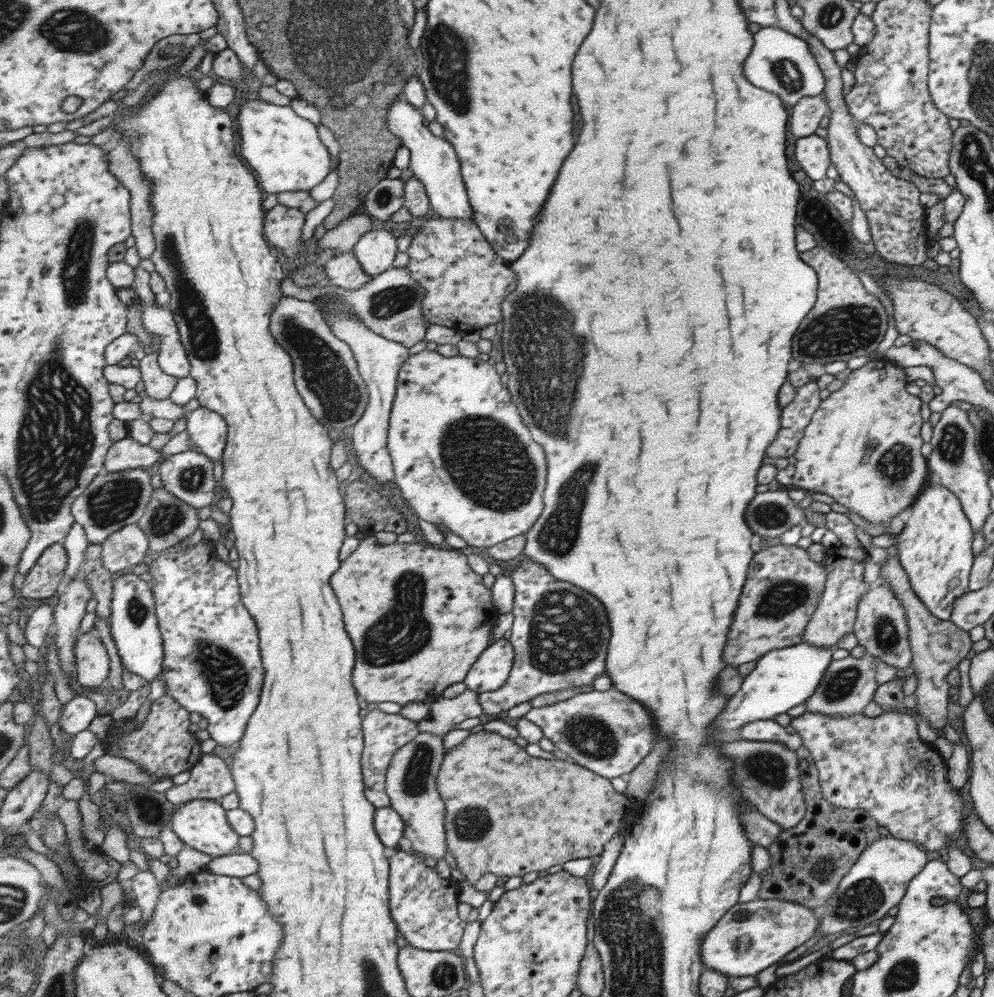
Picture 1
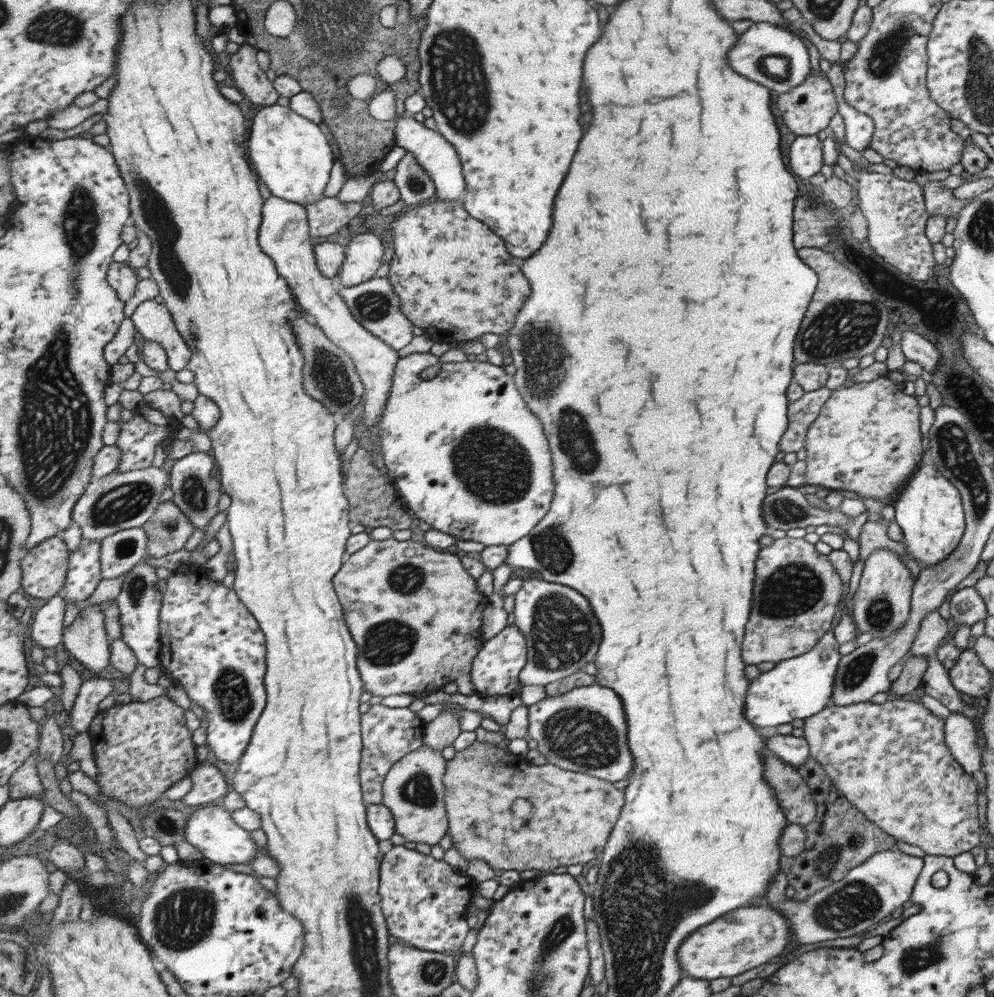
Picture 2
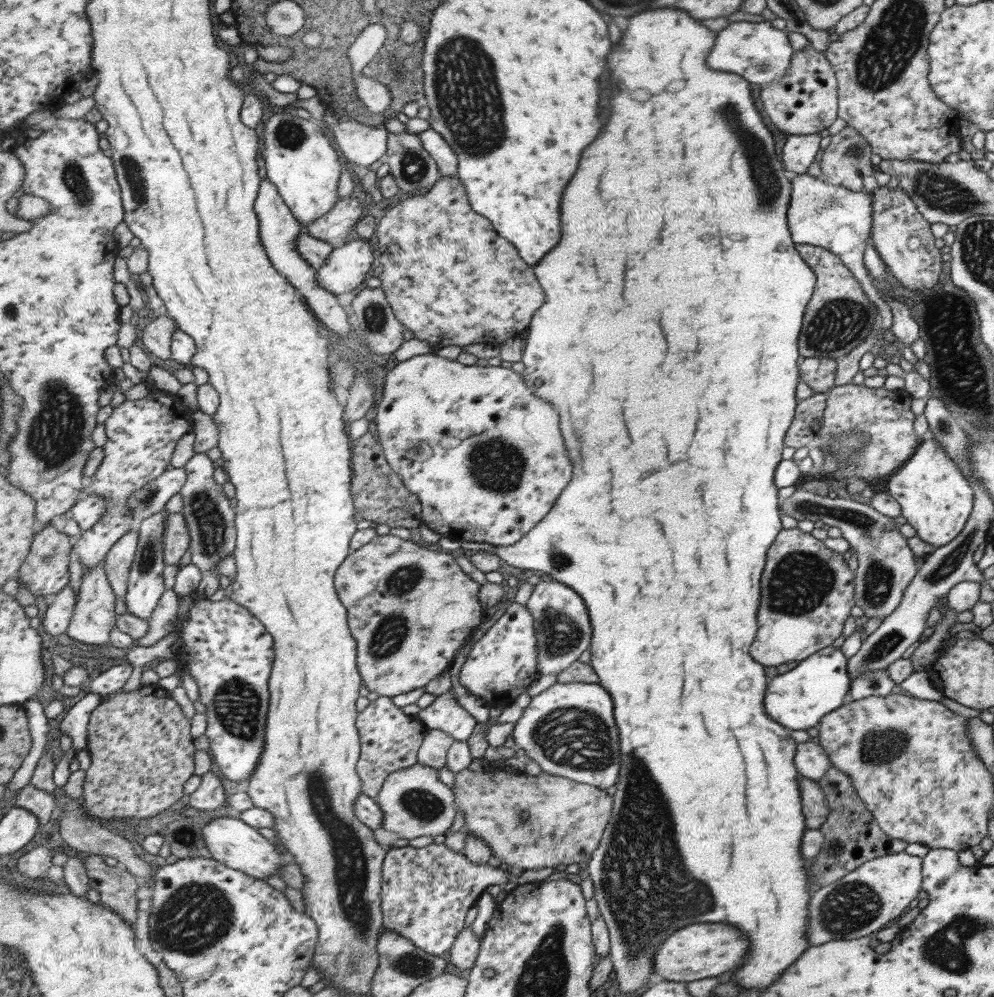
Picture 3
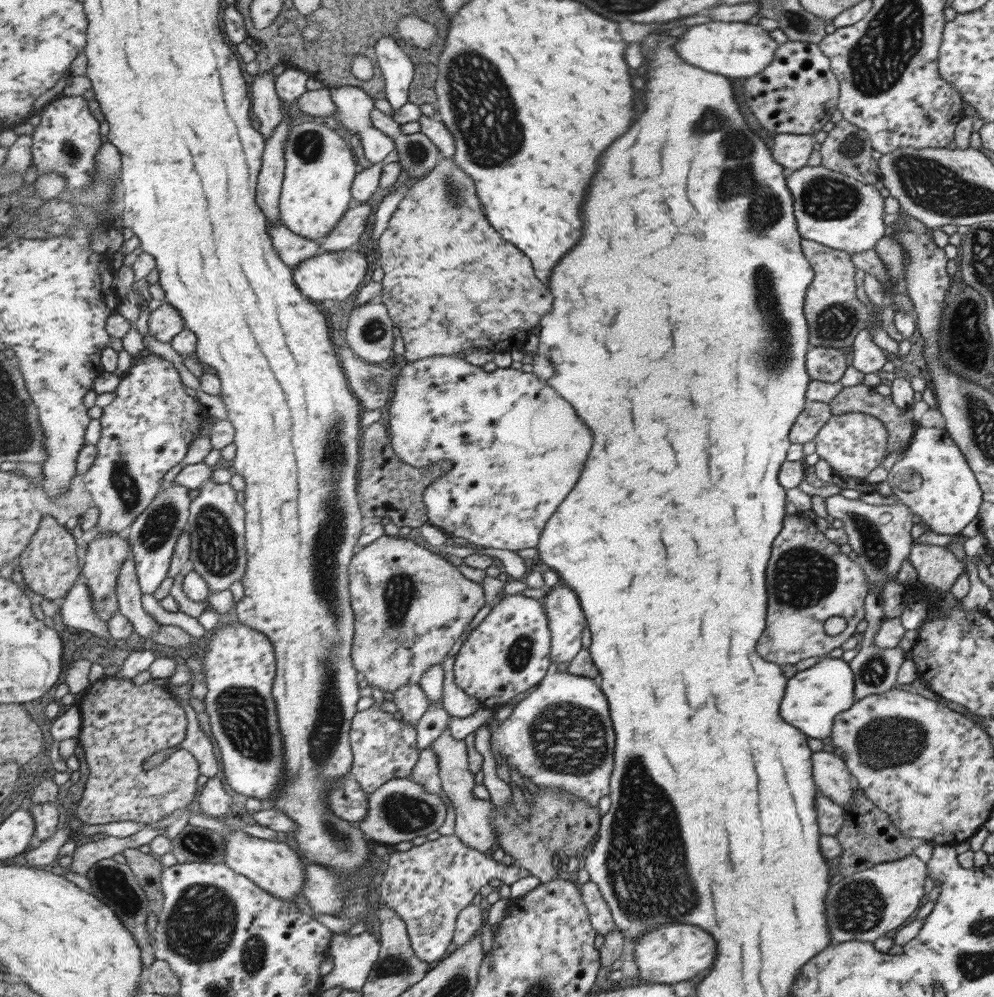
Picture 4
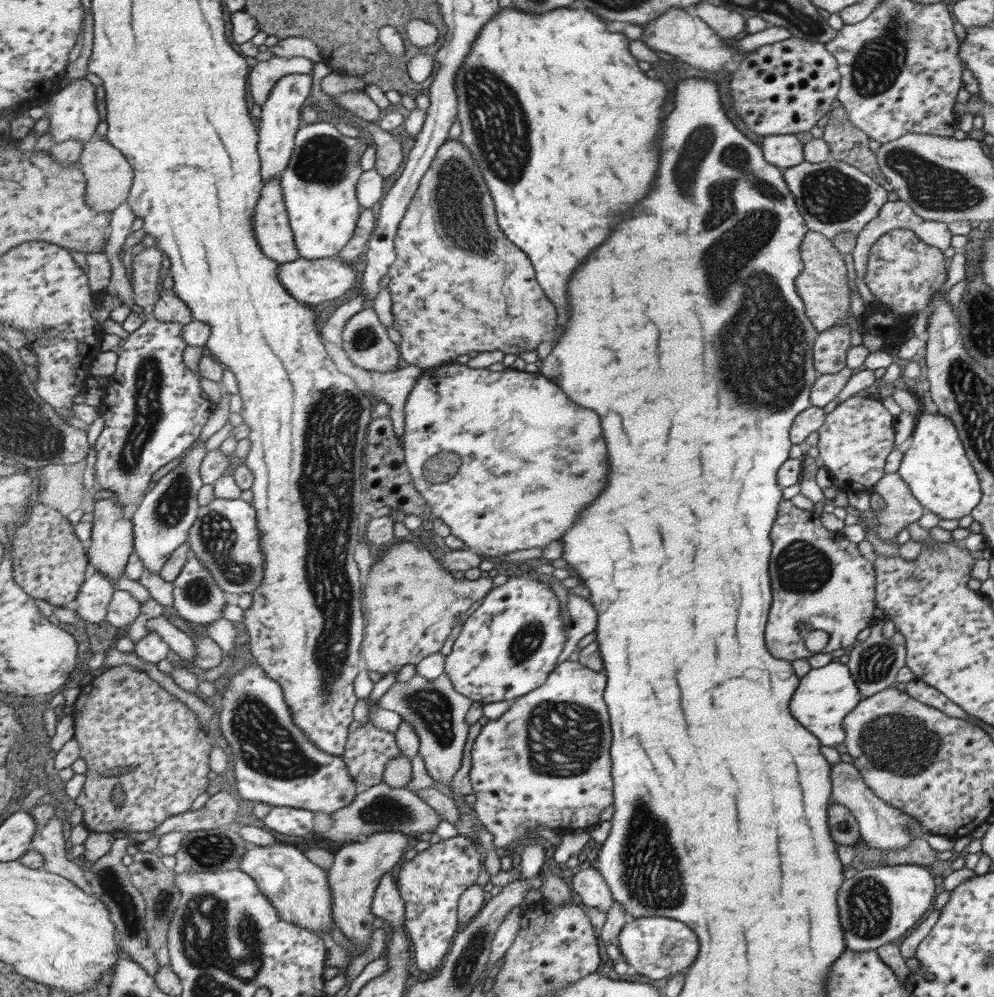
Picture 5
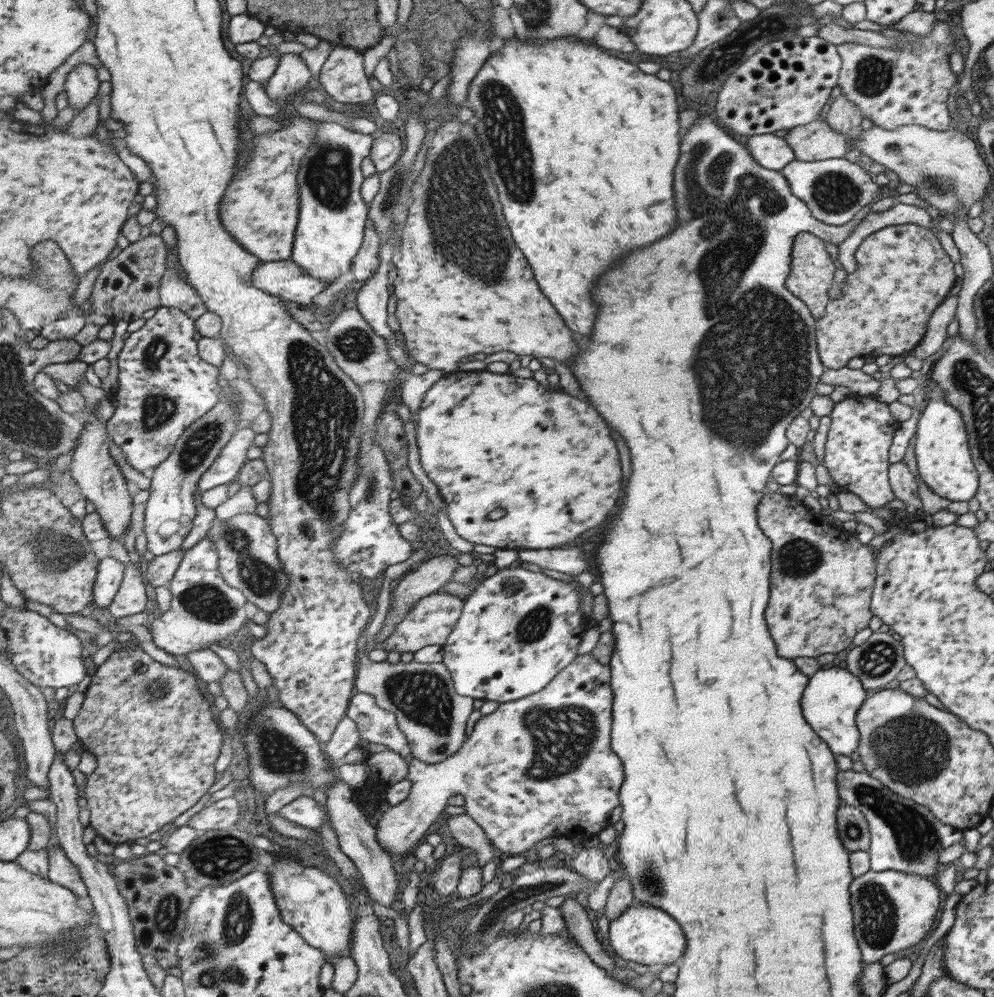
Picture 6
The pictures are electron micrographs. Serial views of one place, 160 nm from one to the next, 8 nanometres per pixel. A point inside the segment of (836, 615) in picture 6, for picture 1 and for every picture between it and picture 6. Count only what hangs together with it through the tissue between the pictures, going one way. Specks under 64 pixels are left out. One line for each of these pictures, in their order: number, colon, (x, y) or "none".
1: (783, 588)
2: (796, 592)
3: (807, 591)
4: (812, 580)
5: (819, 581)

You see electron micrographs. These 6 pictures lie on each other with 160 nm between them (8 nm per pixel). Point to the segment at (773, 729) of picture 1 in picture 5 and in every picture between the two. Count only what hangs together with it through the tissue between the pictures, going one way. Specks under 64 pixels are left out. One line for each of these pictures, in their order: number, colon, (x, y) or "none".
2: (793, 750)
3: (810, 761)
4: (830, 776)
5: (883, 827)

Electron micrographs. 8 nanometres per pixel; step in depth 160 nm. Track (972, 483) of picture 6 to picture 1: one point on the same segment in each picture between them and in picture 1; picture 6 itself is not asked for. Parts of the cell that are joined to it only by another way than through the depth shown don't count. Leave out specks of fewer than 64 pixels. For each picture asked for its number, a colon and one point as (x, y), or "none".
1: (934, 548)
2: (928, 509)
3: (933, 497)
4: (932, 479)
5: (934, 467)

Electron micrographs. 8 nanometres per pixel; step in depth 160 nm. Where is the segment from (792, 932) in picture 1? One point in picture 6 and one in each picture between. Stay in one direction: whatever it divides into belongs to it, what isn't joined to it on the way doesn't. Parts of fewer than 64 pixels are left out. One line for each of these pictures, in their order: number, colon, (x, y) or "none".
2: (744, 938)
3: (699, 951)
4: (673, 953)
5: (657, 947)
6: (644, 934)

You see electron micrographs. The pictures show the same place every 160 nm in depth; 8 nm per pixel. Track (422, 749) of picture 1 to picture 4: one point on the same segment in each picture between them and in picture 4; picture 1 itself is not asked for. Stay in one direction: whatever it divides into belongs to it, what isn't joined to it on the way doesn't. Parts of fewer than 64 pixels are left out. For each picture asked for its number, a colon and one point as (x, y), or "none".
2: (414, 790)
3: (416, 803)
4: (401, 810)

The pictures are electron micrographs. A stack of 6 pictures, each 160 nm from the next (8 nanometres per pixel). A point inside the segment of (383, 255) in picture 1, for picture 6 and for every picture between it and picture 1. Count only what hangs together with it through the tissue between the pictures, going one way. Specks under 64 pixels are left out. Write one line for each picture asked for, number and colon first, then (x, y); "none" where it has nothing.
2: (364, 255)
3: (348, 266)
4: (334, 276)
5: (310, 281)
6: (286, 279)

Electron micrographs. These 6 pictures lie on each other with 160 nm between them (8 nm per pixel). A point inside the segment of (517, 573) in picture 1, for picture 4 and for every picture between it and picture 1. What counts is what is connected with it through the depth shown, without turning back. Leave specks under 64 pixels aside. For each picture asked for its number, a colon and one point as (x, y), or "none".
2: (564, 635)
3: (565, 631)
4: (568, 621)

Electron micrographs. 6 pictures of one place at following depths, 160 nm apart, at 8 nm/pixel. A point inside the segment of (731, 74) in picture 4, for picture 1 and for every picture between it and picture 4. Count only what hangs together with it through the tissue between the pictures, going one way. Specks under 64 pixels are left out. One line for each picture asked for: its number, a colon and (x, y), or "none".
1: (781, 63)
2: (773, 57)
3: (757, 52)

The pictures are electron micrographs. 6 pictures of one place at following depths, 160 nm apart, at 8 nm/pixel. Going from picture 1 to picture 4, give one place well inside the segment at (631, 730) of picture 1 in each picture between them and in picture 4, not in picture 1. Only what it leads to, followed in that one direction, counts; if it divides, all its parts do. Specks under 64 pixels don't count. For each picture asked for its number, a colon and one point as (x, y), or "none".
2: (585, 729)
3: (570, 730)
4: (561, 735)

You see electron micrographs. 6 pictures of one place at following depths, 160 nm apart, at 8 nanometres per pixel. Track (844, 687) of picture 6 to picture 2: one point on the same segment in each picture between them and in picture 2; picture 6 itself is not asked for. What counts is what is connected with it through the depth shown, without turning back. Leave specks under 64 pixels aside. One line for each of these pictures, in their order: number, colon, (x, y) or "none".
2: (796, 688)
3: (796, 699)
4: (811, 698)
5: (823, 696)

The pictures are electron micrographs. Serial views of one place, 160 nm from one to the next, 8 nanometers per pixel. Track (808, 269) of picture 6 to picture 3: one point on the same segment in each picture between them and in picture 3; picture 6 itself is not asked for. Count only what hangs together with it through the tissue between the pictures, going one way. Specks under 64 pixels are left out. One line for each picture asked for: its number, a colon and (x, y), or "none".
3: (838, 316)
4: (833, 314)
5: (822, 286)

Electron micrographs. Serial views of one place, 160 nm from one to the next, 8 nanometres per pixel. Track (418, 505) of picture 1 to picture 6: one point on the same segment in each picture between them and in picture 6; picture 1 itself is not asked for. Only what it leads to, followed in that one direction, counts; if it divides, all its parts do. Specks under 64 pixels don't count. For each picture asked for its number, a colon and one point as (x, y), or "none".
2: (471, 458)
3: (486, 457)
4: (504, 450)
5: (508, 461)
6: (519, 466)

